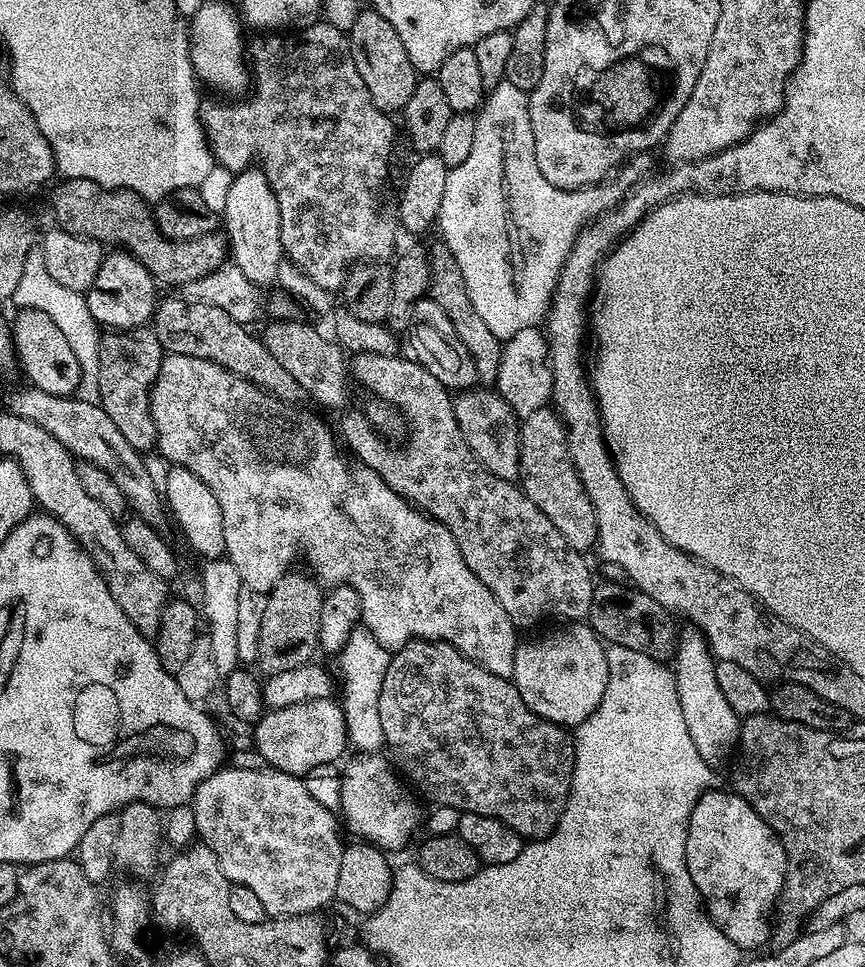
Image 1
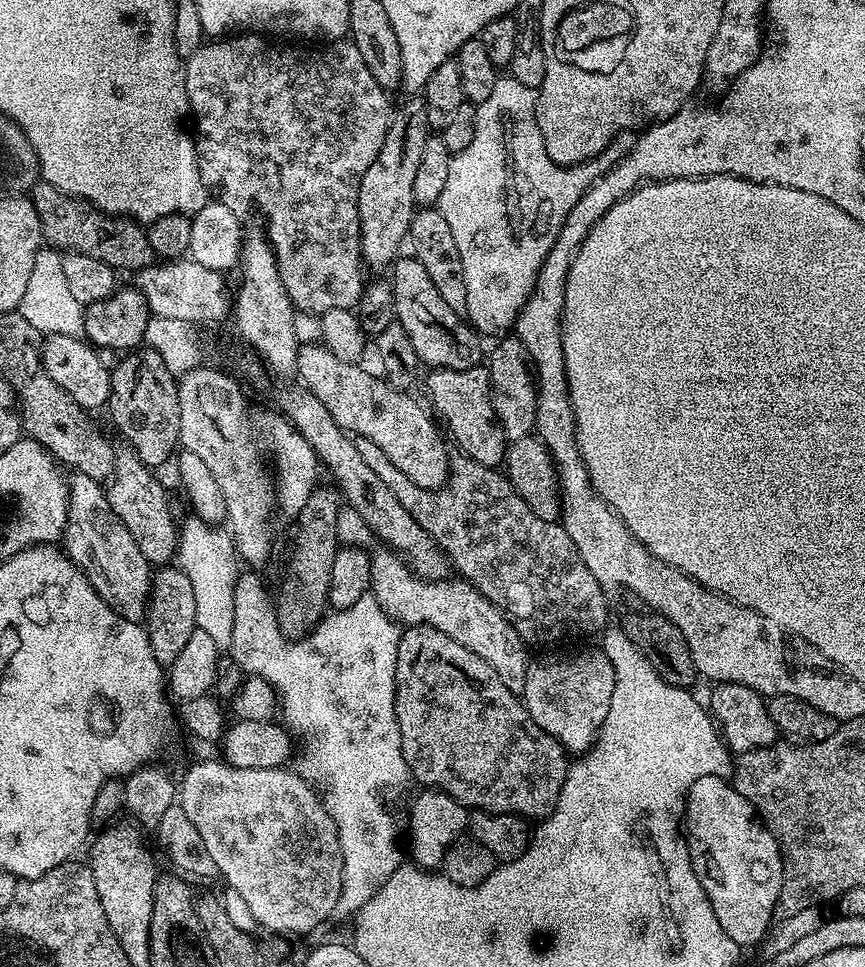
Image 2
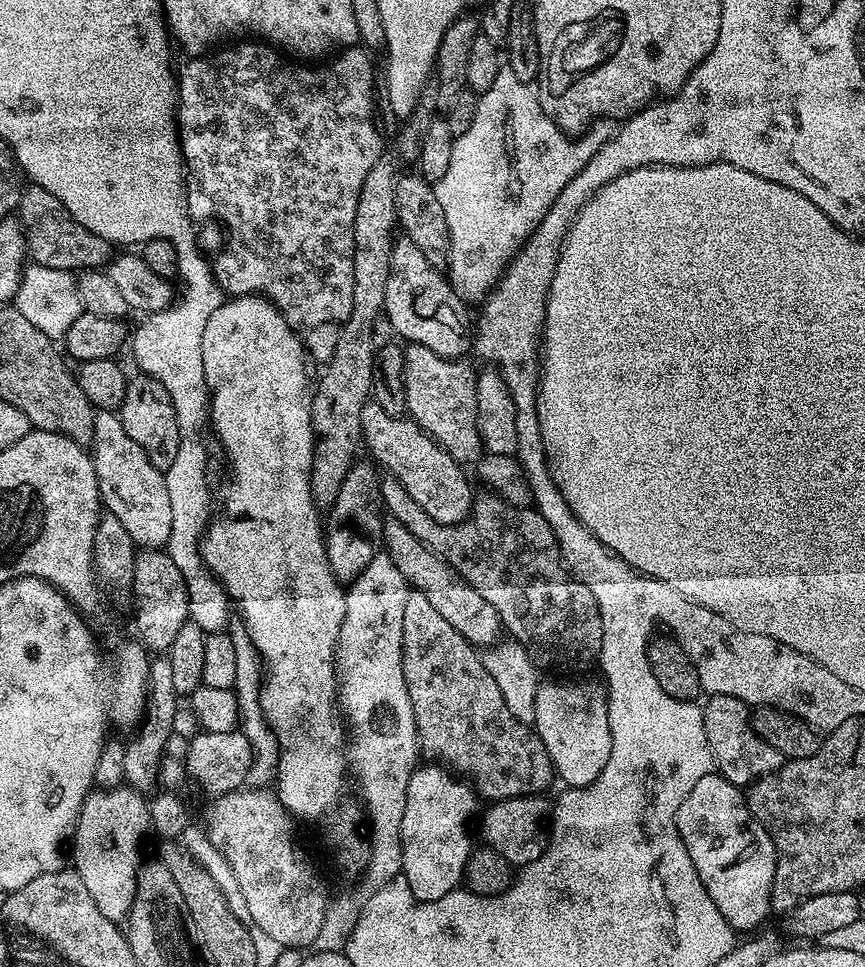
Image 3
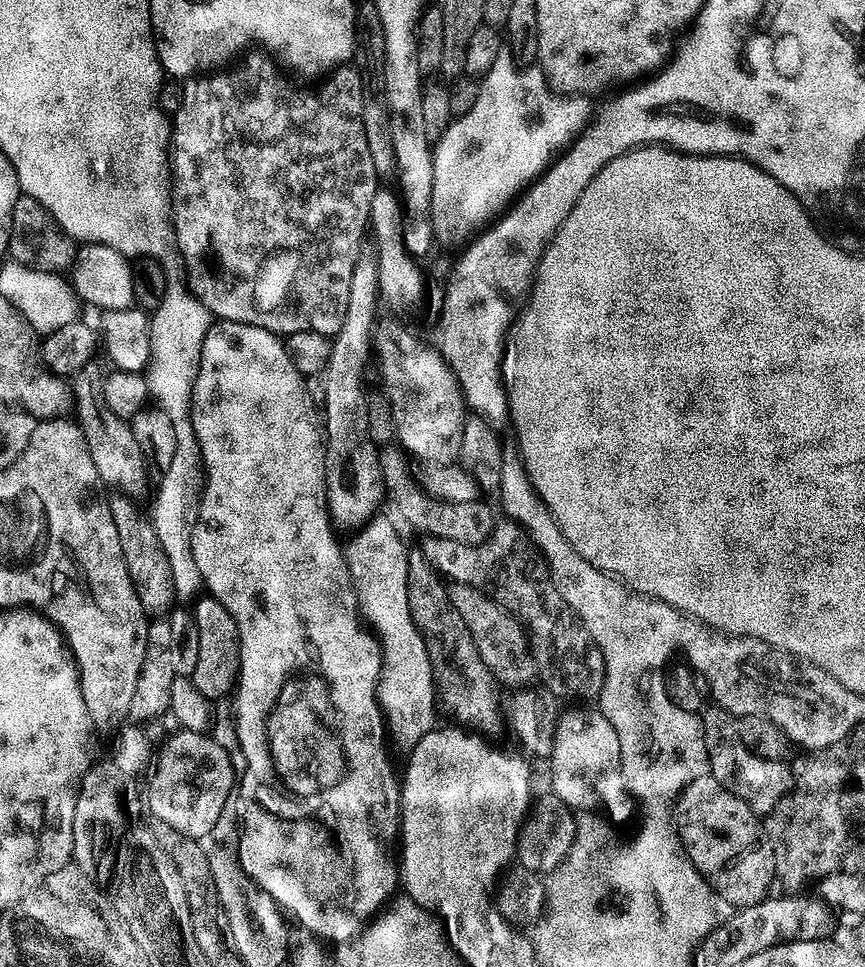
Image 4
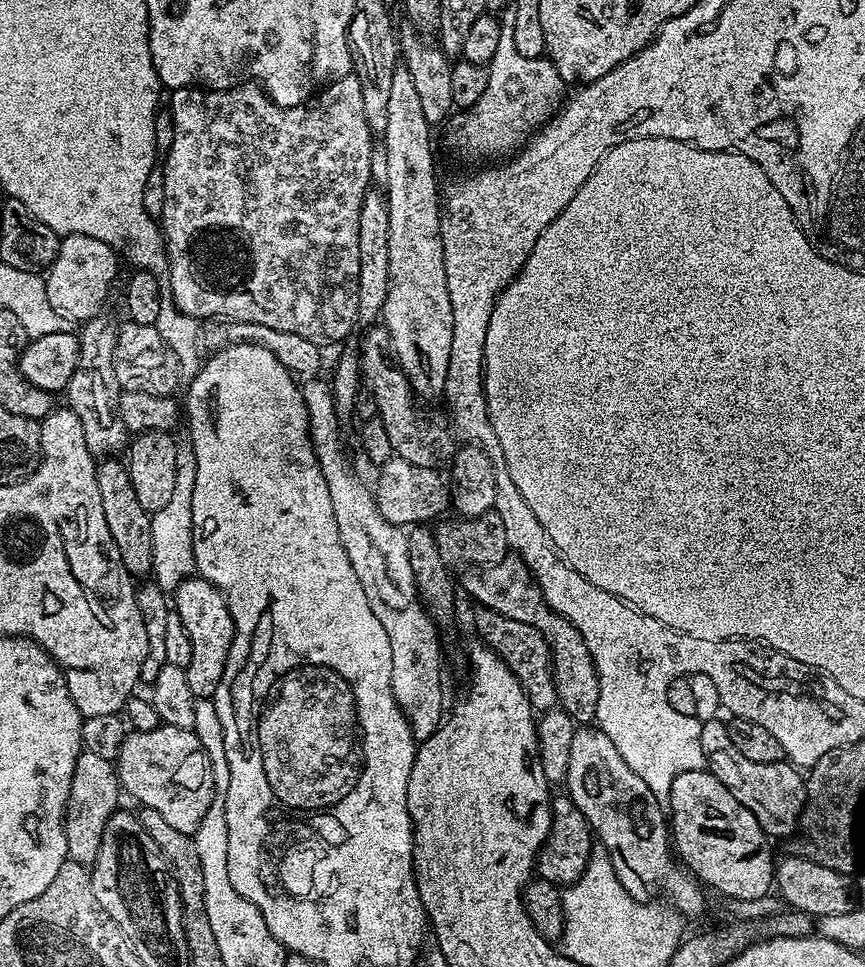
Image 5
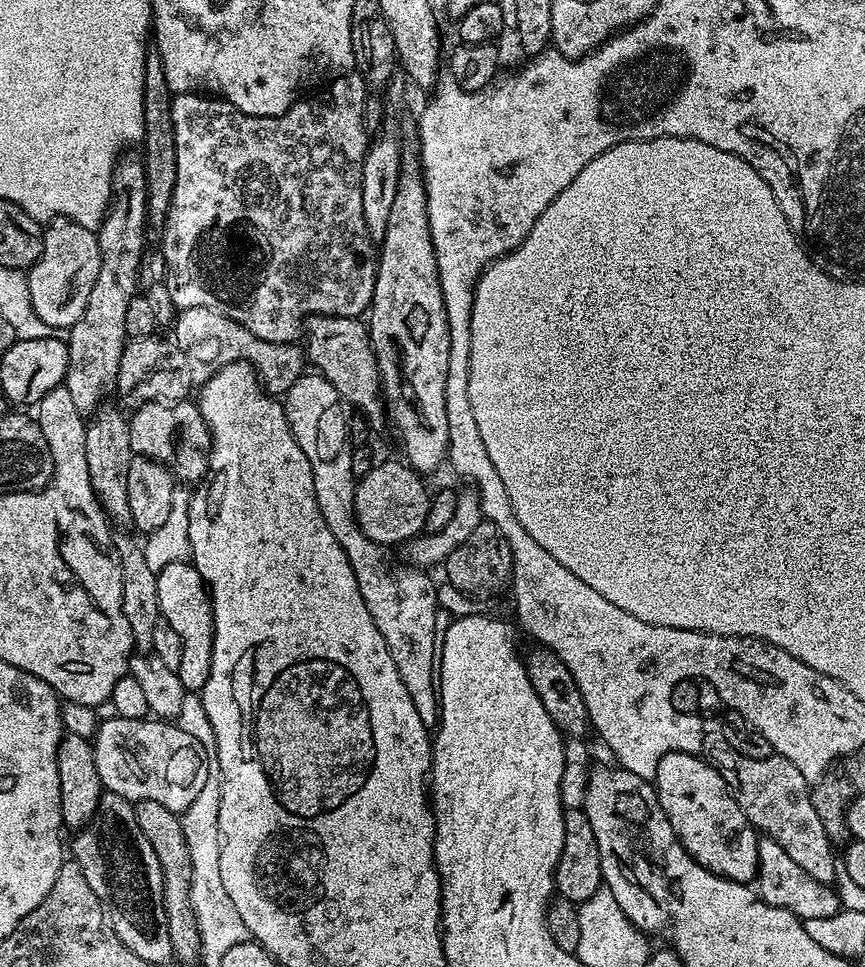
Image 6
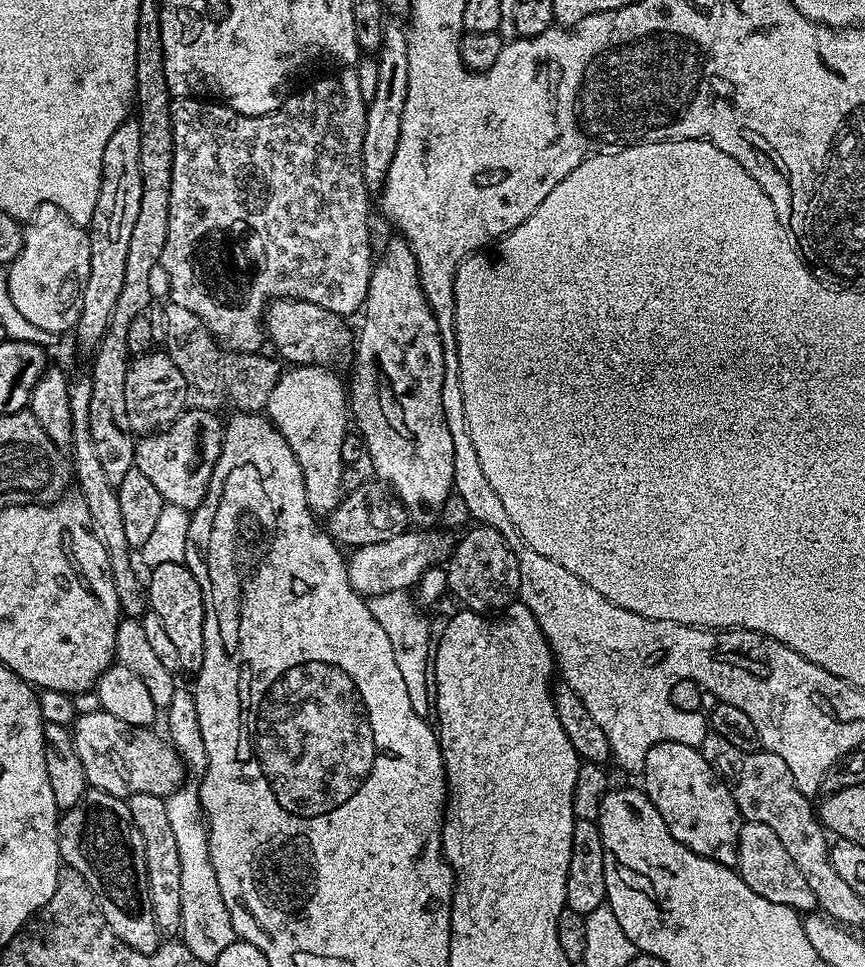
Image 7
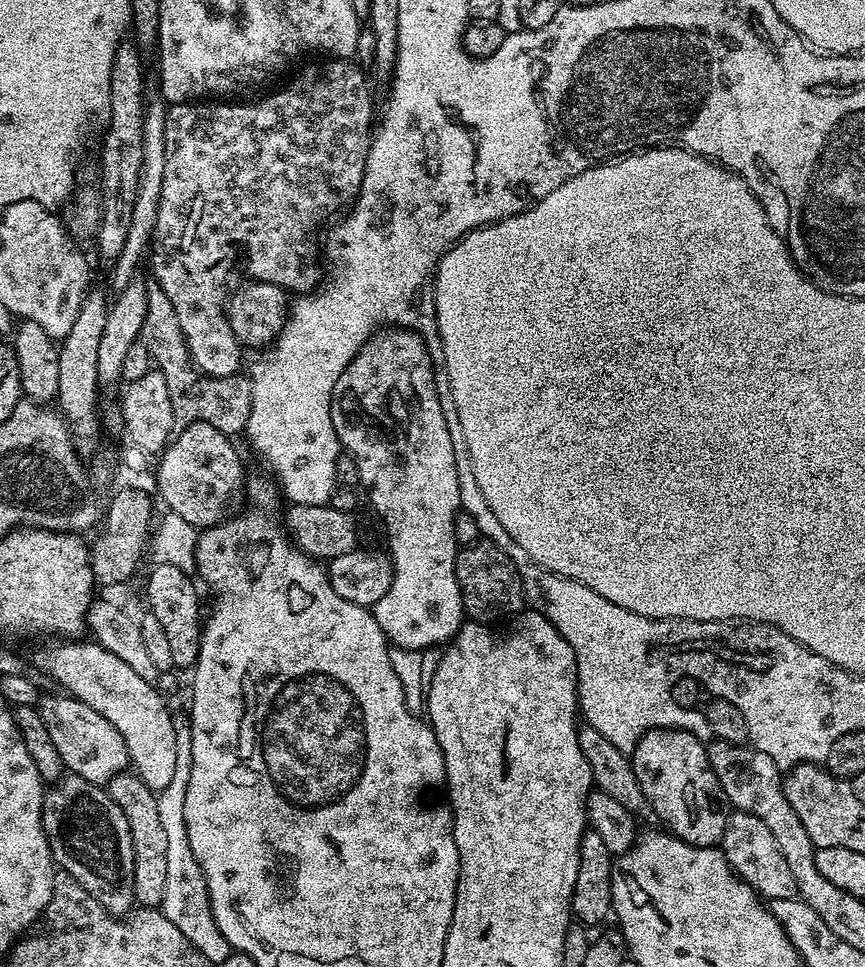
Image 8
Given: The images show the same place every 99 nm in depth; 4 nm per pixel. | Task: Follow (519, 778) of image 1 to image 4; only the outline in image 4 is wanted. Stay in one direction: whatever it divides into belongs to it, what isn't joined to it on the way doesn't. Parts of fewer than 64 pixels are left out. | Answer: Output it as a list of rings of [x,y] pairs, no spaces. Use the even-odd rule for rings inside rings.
[[[418,550],[408,554],[408,601],[414,626],[422,634],[422,642],[426,642],[439,707],[443,711],[445,708],[457,725],[473,733],[494,731],[502,724],[501,689],[486,662],[482,662],[478,646],[474,646],[474,638],[470,638],[470,630],[466,630],[466,622],[462,622],[458,610],[454,610],[440,574]]]

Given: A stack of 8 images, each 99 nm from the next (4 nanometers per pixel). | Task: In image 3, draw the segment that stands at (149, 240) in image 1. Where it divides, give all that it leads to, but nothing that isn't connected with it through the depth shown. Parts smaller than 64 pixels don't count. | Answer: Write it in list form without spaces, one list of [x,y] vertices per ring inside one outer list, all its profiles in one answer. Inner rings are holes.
[[[29,183],[21,191],[18,219],[24,230],[27,255],[31,263],[63,272],[100,270],[114,255],[113,245],[106,238],[100,238],[98,234],[86,230],[86,226],[72,219],[62,202],[58,202],[58,198],[50,194],[50,190],[42,190],[42,186],[37,184]]]

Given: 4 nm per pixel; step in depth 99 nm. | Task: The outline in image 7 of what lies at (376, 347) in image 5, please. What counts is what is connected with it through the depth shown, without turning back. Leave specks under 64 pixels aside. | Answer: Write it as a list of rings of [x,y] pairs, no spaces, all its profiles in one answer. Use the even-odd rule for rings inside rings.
[[[277,298],[269,303],[266,309],[266,336],[272,344],[281,352],[289,365],[292,366],[332,366],[335,360],[340,360],[344,355],[351,353],[354,348],[354,332],[348,329],[349,321],[345,317],[334,314],[322,306],[314,306],[314,302],[305,300],[286,300]]]

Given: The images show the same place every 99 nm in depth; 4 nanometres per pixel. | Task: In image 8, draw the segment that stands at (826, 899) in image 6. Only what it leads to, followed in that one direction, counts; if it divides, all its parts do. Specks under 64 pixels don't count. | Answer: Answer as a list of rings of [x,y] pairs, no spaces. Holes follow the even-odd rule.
[[[733,811],[728,818],[724,831],[722,849],[723,859],[731,866],[733,873],[739,876],[752,891],[765,901],[791,900],[797,895],[794,874],[786,858],[782,858],[782,850],[778,850],[778,842],[774,842],[774,834],[770,834],[766,822],[762,818],[754,818],[745,812]]]

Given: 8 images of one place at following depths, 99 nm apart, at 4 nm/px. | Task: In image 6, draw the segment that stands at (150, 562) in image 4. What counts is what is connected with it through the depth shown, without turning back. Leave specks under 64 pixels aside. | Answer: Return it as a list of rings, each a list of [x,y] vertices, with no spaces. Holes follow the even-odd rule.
[[[101,403],[87,421],[86,466],[90,466],[90,486],[96,500],[113,525],[131,525],[130,501],[126,495],[126,478],[130,474],[130,462],[134,455],[130,446],[129,417],[123,416],[114,405]]]

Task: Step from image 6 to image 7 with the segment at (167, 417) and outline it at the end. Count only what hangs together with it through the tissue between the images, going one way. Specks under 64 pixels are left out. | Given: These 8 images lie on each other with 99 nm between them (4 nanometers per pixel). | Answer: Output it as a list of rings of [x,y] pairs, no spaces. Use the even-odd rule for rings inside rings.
[[[189,407],[171,424],[137,439],[134,467],[154,482],[165,505],[176,510],[194,510],[204,500],[224,445],[224,424],[216,415],[206,408]]]

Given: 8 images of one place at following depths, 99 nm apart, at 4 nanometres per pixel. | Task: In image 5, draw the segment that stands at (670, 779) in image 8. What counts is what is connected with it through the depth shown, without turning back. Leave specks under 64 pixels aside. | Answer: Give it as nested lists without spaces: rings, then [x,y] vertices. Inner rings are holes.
[[[690,770],[686,774],[678,774],[678,778],[674,778],[674,786],[670,786],[666,808],[670,813],[670,839],[674,845],[675,855],[682,861],[683,867],[695,876],[701,885],[707,886],[709,889],[712,887],[714,891],[721,892],[722,895],[729,896],[732,900],[760,900],[768,891],[770,893],[773,891],[774,859],[772,860],[772,848],[768,845],[770,837],[767,832],[762,830],[762,826],[758,826],[758,818],[754,818],[754,814],[750,810],[746,810],[746,806],[742,806],[742,802],[738,802],[738,798],[734,798],[734,794],[730,794],[730,790],[726,790],[726,786],[722,786],[722,782],[718,782],[714,773],[707,770]]]

